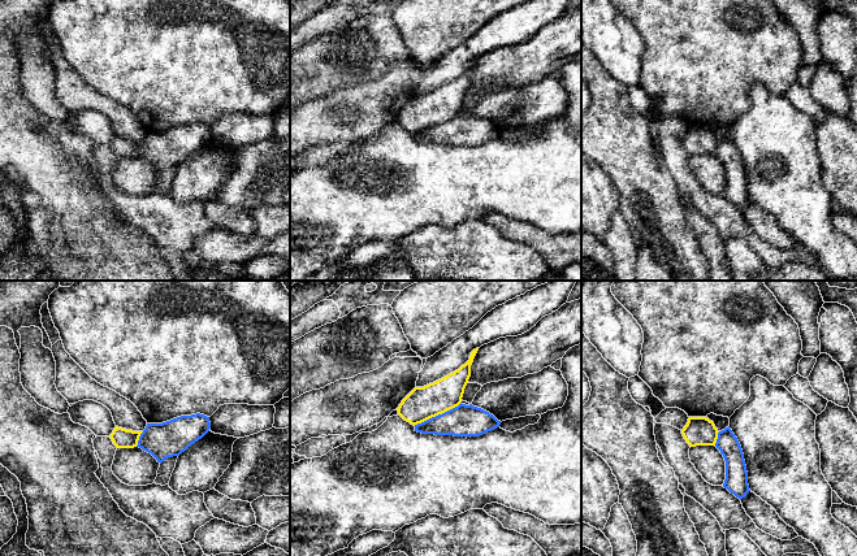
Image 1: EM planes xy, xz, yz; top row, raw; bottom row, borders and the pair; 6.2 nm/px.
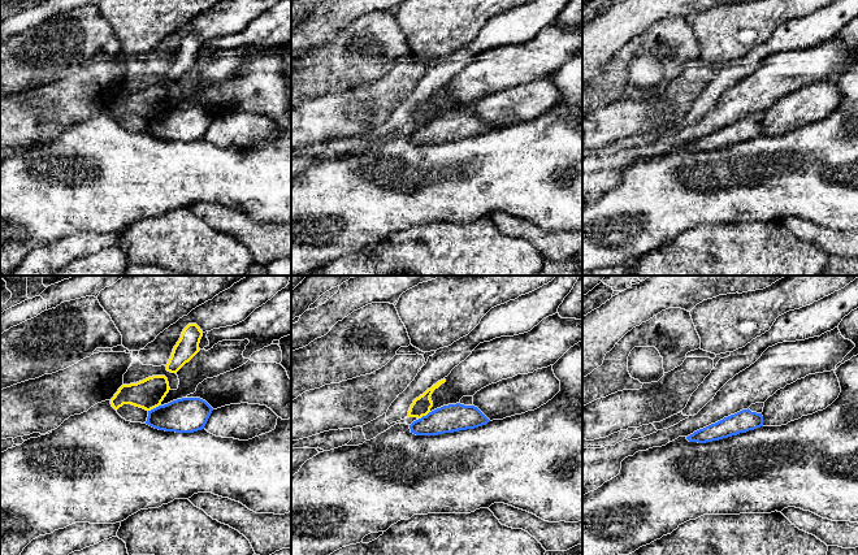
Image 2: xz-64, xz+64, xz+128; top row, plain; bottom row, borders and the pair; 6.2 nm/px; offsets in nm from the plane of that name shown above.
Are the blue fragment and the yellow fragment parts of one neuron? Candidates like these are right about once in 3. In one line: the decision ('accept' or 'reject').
reject

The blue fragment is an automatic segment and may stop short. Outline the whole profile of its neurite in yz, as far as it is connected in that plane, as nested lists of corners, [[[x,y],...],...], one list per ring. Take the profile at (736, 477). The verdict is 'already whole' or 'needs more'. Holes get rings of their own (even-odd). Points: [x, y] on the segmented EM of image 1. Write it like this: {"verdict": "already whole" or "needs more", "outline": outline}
{"verdict": "needs more", "outline": [[[730,426],[718,433],[714,446],[691,447],[689,459],[707,483],[723,486],[740,500],[750,491],[744,453]]]}

